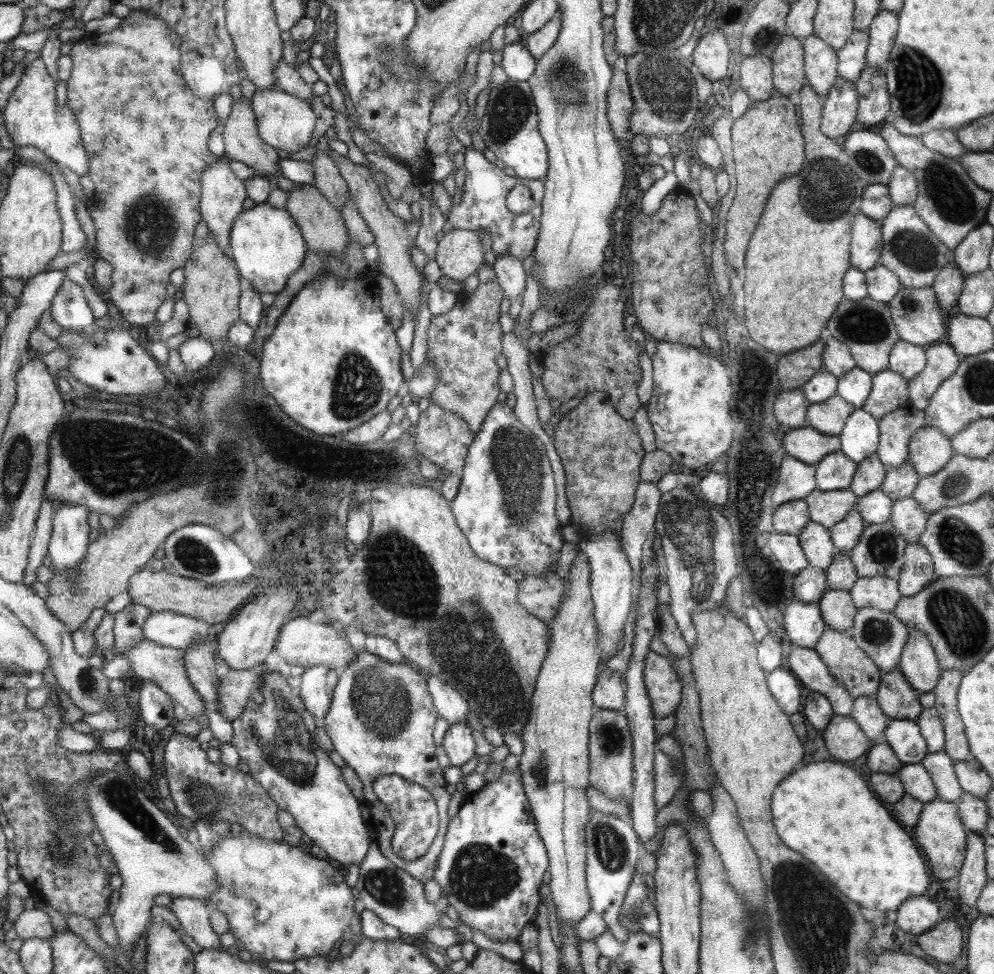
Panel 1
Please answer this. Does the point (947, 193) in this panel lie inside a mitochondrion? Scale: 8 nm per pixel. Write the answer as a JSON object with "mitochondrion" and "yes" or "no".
{"mitochondrion":"yes"}

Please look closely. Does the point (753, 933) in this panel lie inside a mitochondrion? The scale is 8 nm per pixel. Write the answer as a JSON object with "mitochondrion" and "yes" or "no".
{"mitochondrion":"yes"}

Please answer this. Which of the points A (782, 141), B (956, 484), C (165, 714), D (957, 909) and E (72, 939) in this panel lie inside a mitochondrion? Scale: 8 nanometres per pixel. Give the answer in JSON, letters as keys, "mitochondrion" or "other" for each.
{"A":"other","B":"mitochondrion","C":"other","D":"other","E":"other"}

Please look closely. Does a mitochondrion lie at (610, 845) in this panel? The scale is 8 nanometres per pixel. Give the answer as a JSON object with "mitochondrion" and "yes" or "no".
{"mitochondrion":"yes"}

